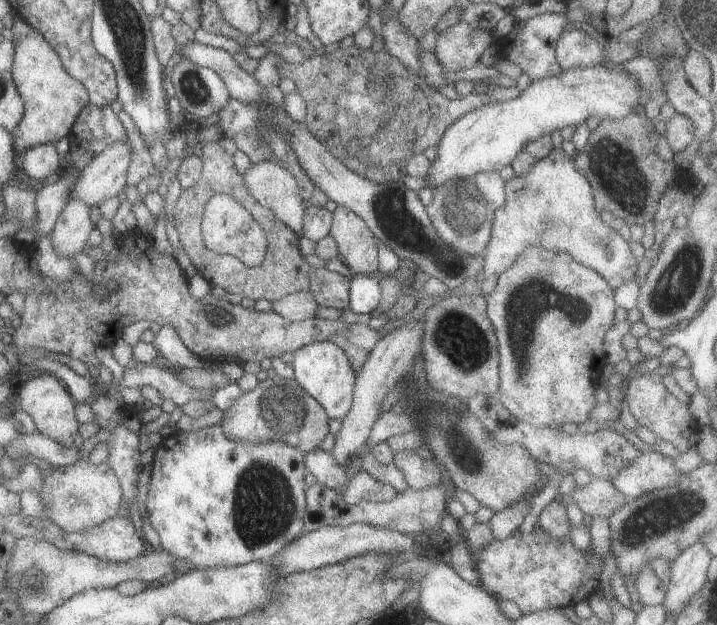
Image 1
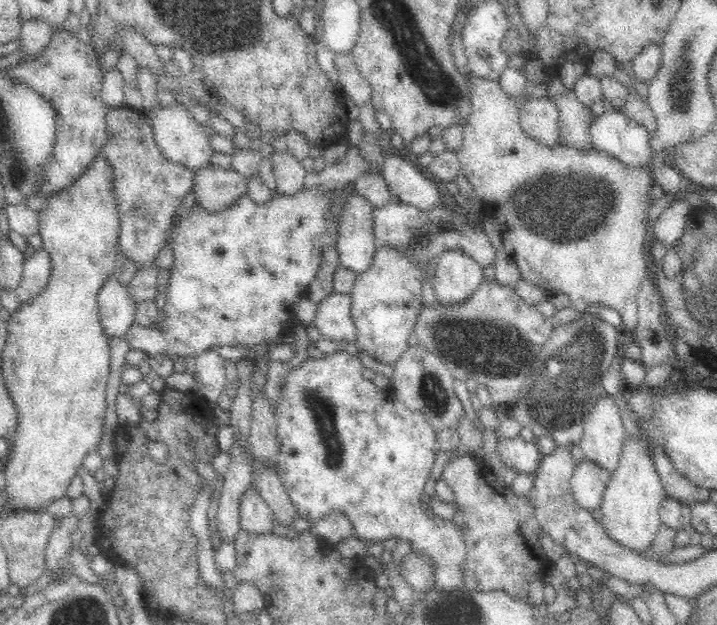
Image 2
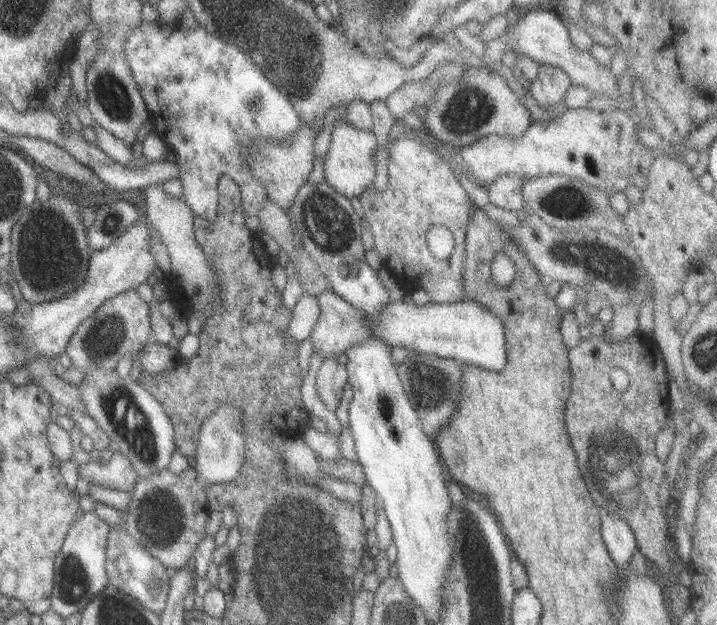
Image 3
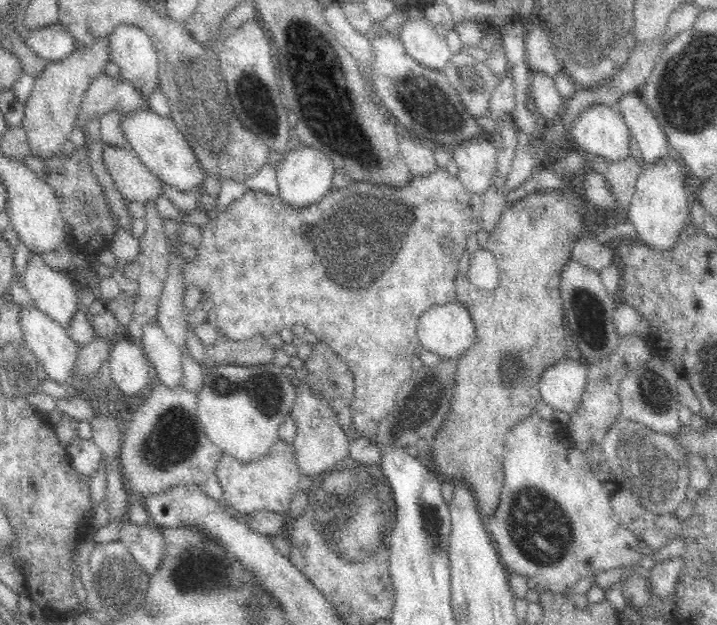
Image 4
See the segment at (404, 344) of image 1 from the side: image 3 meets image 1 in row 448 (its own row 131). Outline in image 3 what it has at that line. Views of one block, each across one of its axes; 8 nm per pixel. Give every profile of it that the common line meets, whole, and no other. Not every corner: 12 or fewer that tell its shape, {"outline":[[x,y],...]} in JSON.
{"outline":[[333,123],[323,181],[350,199],[372,186],[371,132]]}

